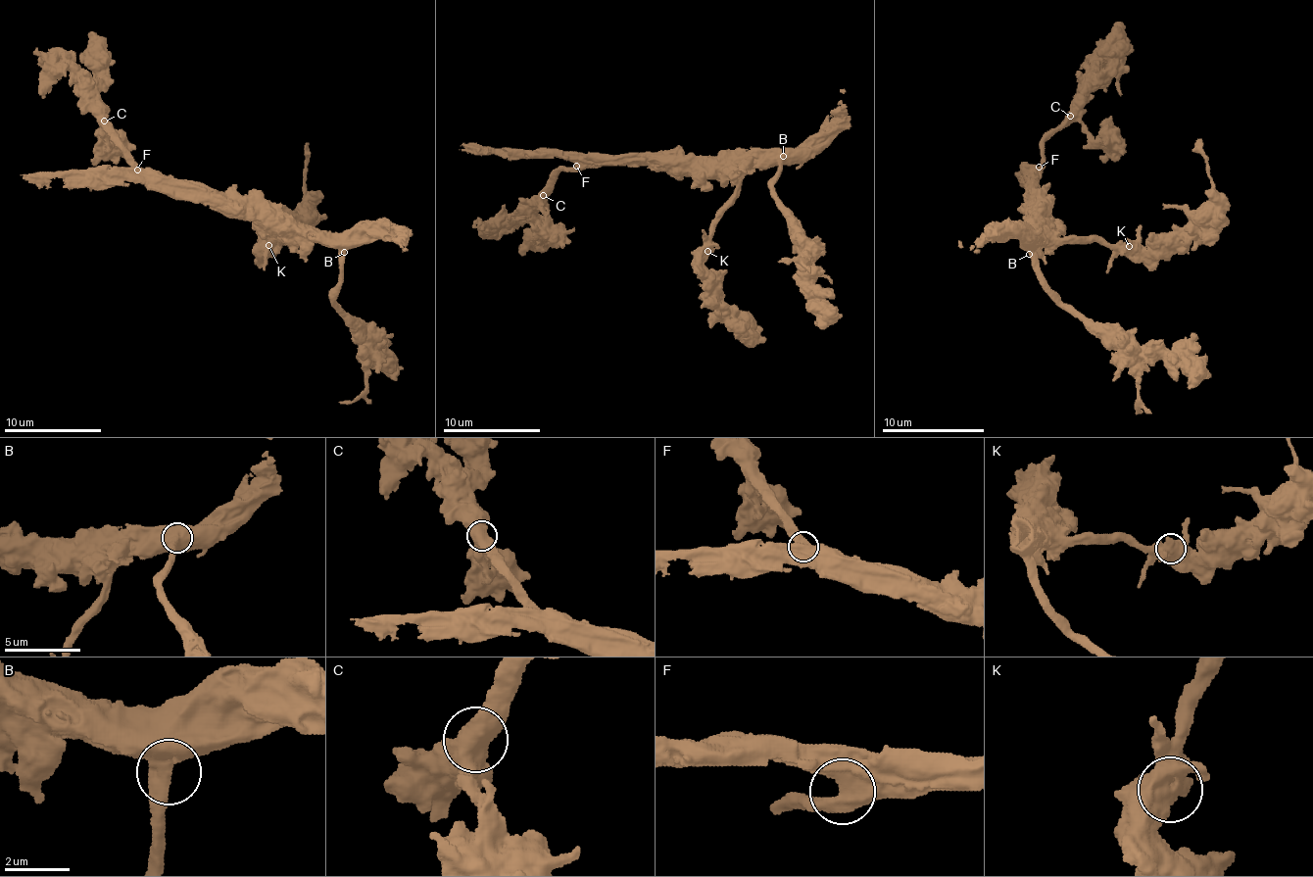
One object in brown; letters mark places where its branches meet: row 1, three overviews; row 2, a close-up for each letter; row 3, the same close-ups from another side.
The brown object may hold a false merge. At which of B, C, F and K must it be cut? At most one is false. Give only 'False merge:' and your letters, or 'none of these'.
False merge: none of these

